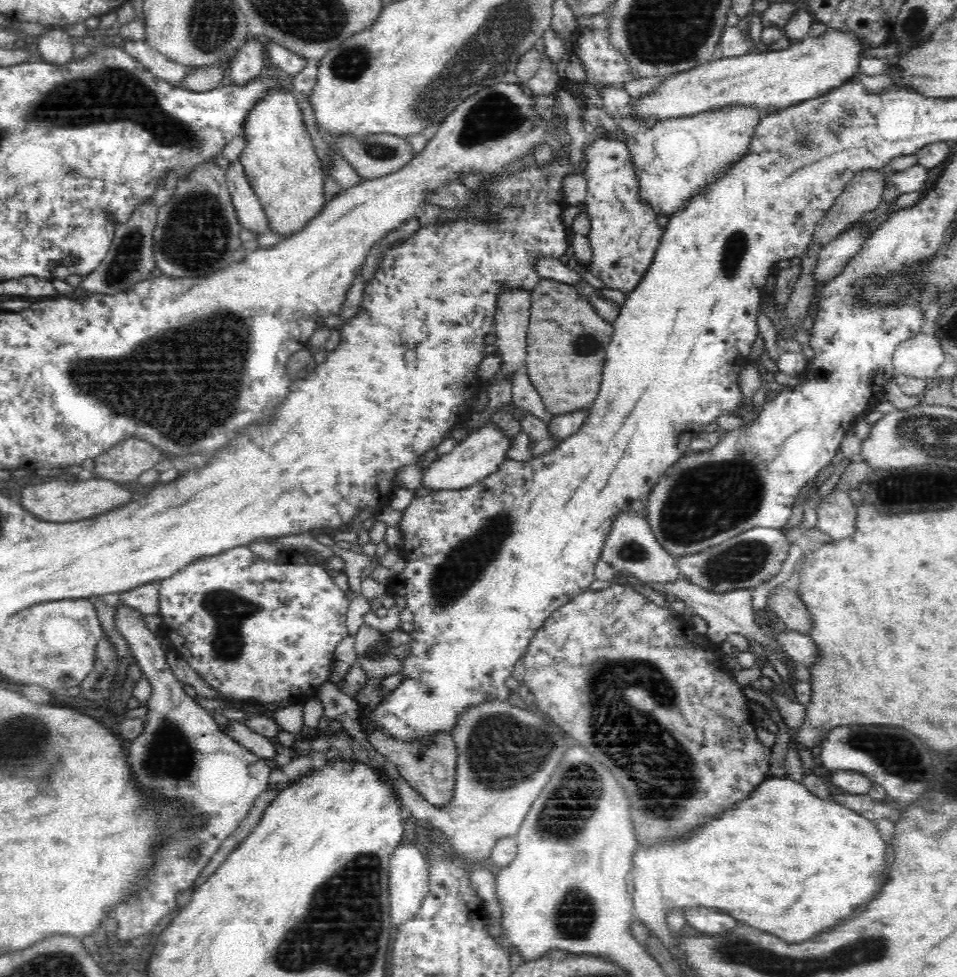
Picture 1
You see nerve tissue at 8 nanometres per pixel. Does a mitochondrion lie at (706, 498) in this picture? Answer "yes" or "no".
yes

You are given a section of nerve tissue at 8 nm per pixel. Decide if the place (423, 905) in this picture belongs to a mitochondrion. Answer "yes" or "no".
no

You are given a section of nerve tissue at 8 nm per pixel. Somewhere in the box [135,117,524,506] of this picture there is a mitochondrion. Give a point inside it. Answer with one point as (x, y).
(194, 235)

